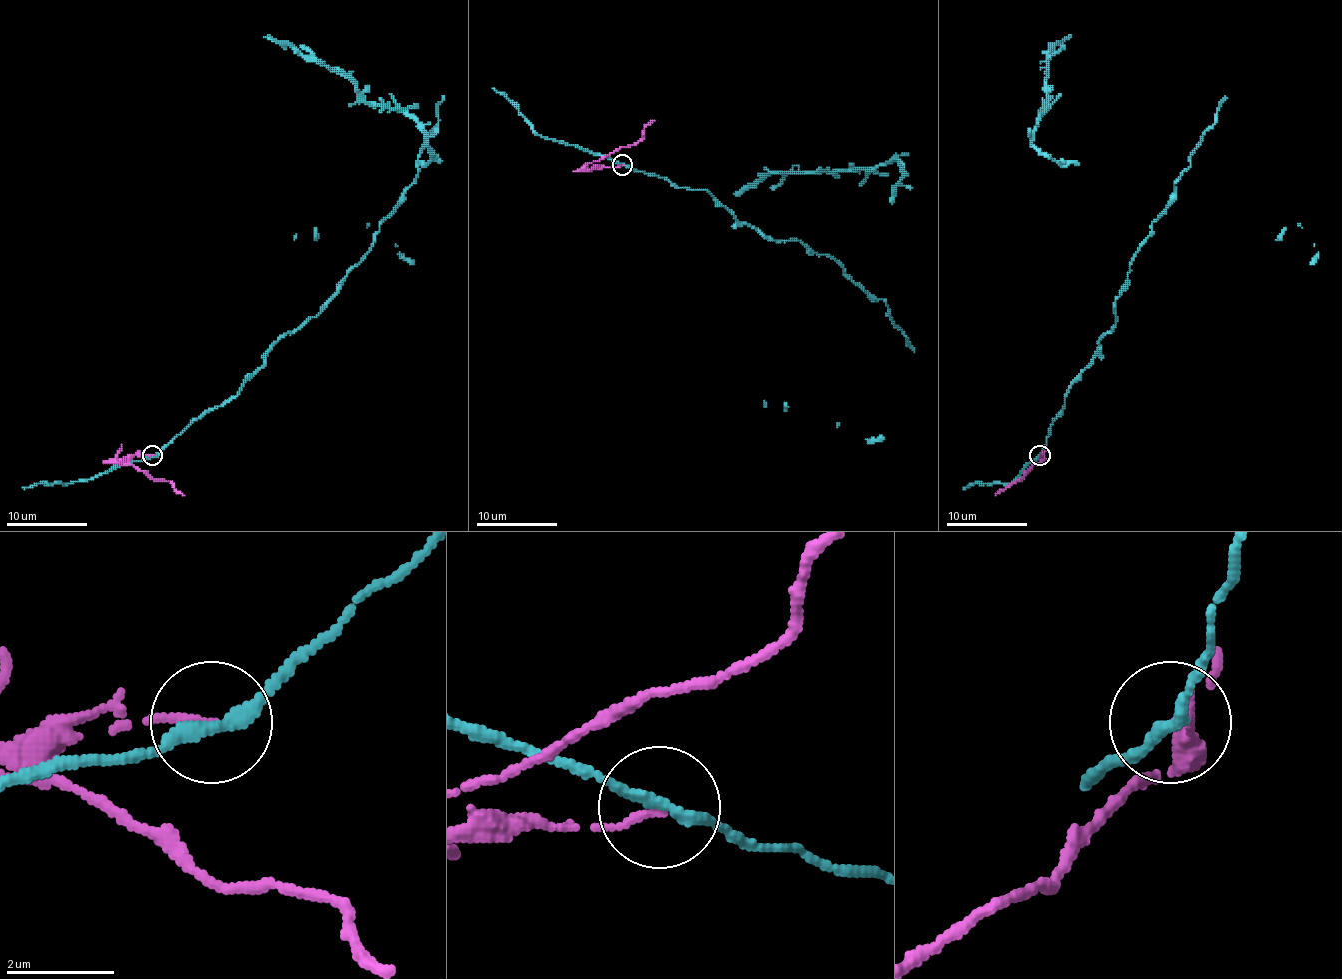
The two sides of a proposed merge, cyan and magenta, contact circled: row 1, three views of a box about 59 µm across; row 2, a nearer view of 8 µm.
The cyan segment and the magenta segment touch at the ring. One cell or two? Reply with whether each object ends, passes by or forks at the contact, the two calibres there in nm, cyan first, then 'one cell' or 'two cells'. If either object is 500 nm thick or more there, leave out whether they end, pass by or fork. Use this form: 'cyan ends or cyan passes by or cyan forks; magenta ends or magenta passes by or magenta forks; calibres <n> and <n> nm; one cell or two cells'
cyan passes by; magenta ends; calibres 240 and 140 nm; two cells

